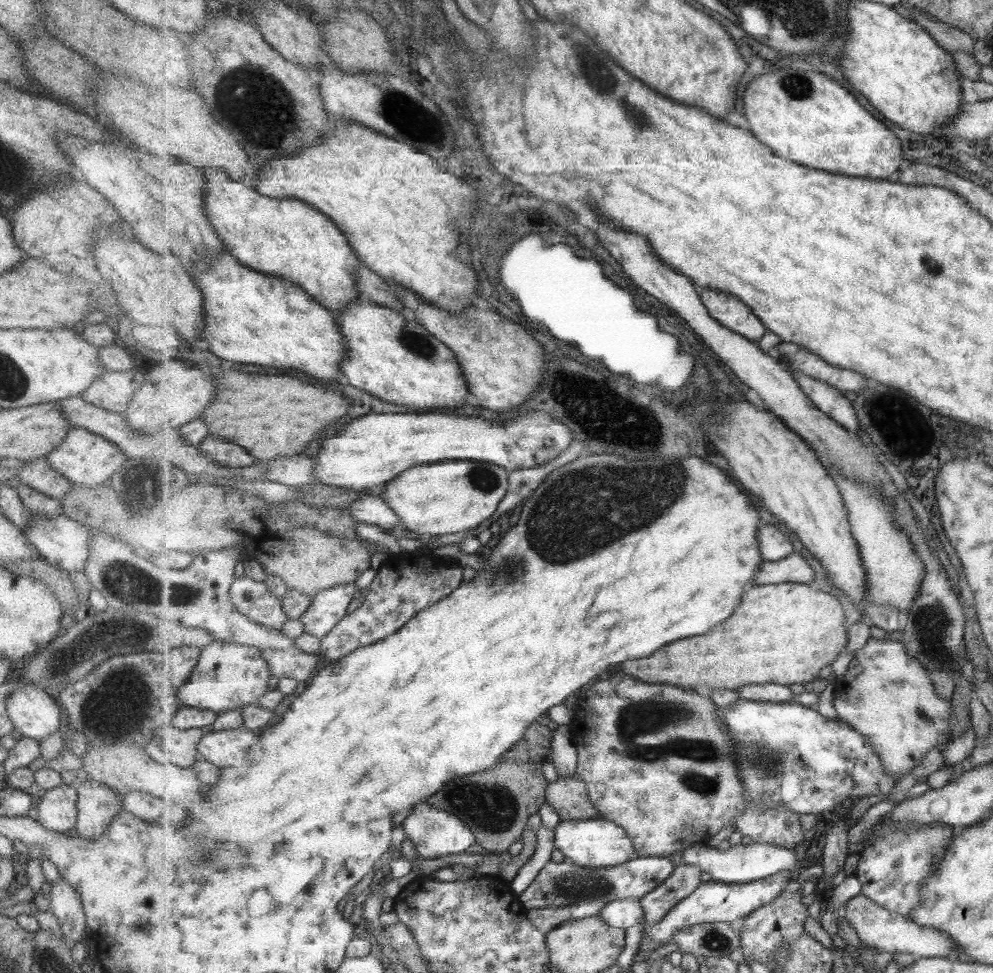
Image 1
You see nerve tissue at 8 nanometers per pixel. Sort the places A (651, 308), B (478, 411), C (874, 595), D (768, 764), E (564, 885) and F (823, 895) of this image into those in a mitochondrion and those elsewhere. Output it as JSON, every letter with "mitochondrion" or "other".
{"A":"other","B":"other","C":"other","D":"mitochondrion","E":"mitochondrion","F":"other"}

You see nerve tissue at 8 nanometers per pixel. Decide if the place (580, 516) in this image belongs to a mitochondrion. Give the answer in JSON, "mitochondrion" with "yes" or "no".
{"mitochondrion":"yes"}

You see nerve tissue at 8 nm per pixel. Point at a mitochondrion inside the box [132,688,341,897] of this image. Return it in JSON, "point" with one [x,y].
{"point":[201,862]}

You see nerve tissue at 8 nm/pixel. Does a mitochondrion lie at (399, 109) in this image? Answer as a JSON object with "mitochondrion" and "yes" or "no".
{"mitochondrion":"yes"}

